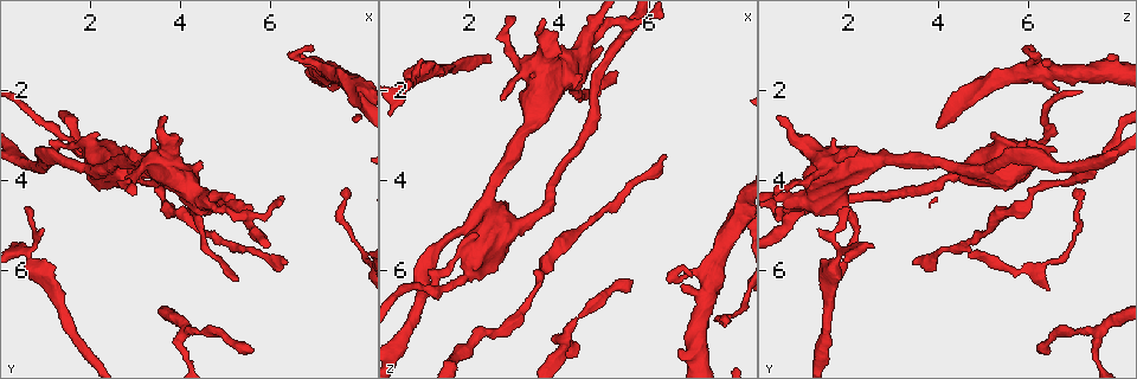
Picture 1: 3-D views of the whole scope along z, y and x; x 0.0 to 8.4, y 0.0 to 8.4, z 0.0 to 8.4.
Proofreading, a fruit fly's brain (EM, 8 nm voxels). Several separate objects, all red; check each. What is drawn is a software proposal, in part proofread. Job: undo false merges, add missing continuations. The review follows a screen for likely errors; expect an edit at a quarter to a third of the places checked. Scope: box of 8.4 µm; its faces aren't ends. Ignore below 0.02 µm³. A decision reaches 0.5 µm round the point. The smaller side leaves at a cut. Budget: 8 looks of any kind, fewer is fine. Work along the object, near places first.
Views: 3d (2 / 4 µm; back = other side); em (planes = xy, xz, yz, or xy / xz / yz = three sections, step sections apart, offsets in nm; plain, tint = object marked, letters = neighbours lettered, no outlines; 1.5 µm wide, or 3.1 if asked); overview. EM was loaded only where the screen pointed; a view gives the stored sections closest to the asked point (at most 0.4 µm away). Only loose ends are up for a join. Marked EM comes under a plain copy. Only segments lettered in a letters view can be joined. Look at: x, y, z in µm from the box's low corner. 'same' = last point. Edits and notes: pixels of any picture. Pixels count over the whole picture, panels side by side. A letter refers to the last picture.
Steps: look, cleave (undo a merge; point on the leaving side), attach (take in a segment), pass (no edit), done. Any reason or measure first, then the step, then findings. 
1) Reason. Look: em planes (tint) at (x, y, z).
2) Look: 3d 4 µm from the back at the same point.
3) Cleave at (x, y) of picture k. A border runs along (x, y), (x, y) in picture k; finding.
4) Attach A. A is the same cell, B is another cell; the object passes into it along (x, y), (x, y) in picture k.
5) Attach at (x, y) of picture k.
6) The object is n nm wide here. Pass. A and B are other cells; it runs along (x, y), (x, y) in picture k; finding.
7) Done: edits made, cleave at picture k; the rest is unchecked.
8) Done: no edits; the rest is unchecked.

A narrow waist. Look: em yz step 8 (tint) at (3.55, 4.10, 6.35).

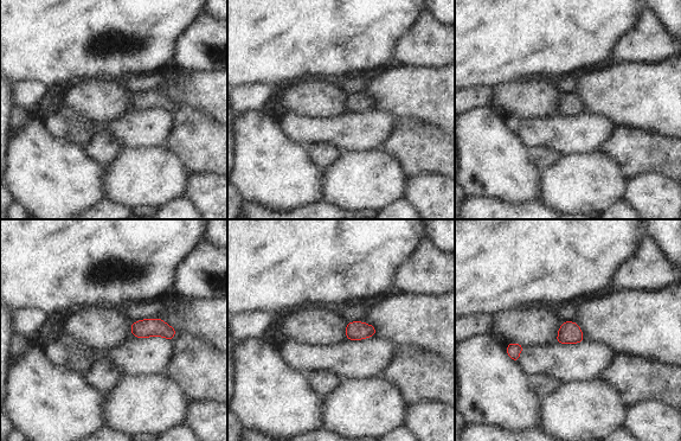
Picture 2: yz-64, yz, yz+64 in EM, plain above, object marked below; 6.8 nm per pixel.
Another direction. Look: em planes (letters) at the same point.

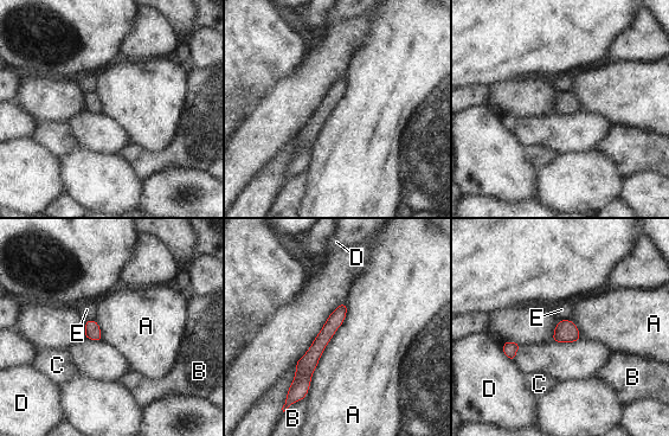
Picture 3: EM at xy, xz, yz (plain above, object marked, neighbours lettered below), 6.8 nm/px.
The object is 20 nm wide here; the longest contact is with A, 700 nm. Pass. A, B, C, D and E are other cells; all the same cell.

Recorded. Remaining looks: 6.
Thin end. Look: 3d 2 µm at (7.75, 4.20, 7.10).

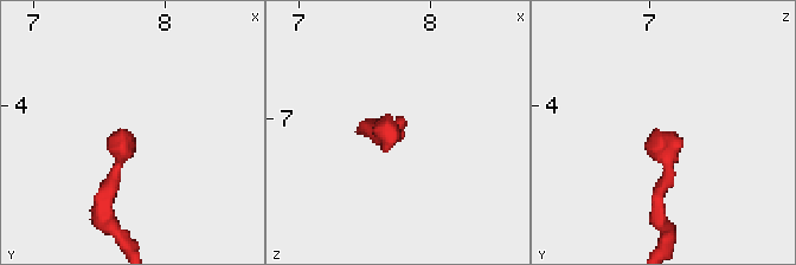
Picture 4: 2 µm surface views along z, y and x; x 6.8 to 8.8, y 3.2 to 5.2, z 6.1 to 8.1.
Shape alone is not enough. Look: em xz step 4 (letters) at (7.74, 4.20, 7.10).

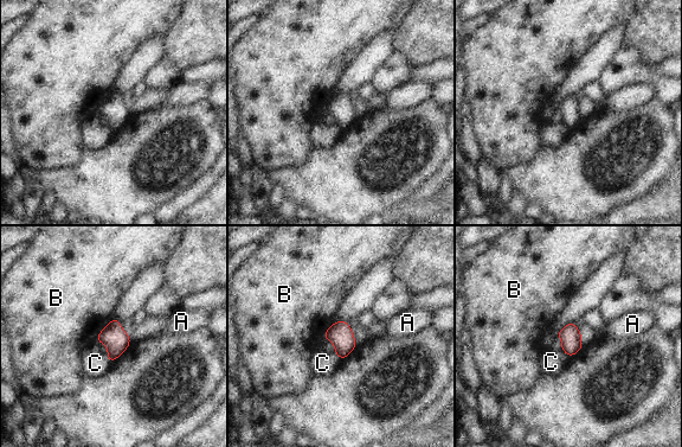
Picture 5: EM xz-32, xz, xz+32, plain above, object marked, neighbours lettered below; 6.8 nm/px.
Pass. A, B and C are other cells; a border runs along (561, 349), (568, 356) in picture 5; none of them fits.

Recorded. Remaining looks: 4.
Thin end. Look: em planes (letters) at (5.65, 7.75, 6.25).

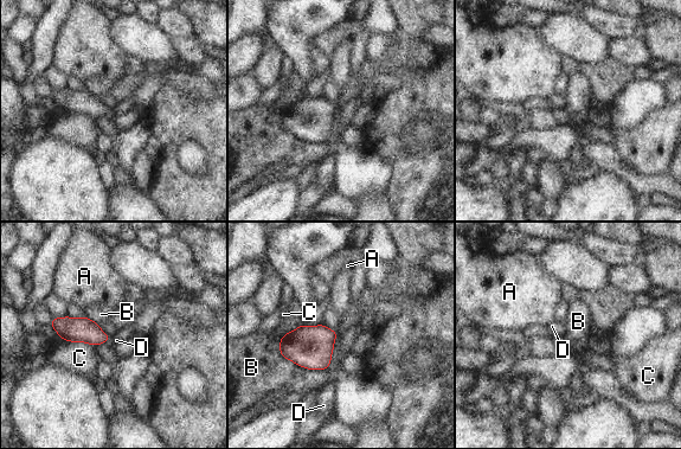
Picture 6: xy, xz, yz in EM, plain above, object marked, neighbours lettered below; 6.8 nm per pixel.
The object is 140 nm wide here. Pass. A, B, C and D are other cells; a border runs along (332, 356), (331, 364), (326, 369) in picture 6; none of them fits.

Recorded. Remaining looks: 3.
Done: no edits; the rest is unchecked.

